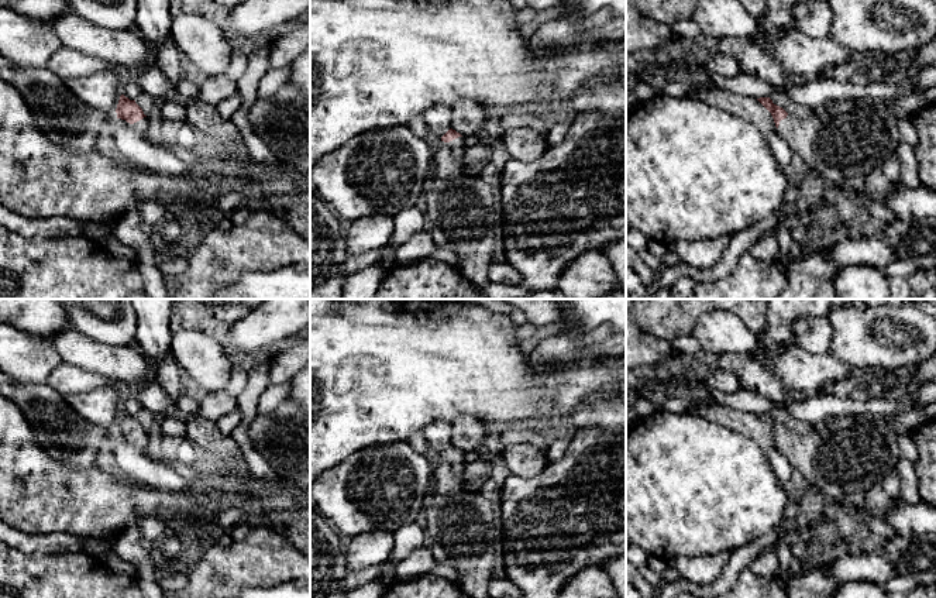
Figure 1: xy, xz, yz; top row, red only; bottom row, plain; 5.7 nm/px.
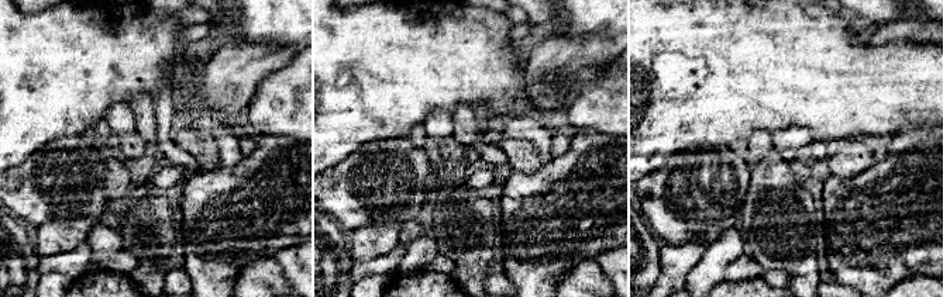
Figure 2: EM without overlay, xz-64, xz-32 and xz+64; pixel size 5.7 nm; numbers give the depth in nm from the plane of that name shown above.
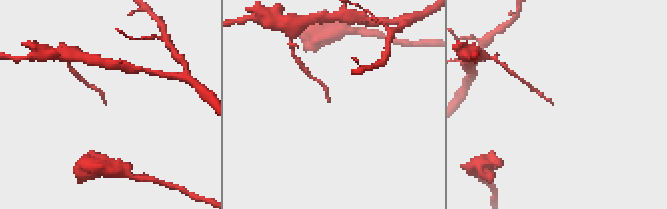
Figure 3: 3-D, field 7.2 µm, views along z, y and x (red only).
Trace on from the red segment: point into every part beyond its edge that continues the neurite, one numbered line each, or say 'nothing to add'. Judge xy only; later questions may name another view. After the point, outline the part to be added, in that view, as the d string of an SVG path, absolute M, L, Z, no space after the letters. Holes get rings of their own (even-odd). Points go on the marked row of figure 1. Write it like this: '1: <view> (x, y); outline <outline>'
1: xy (140, 127); outline M144 117L142 120L130 126L140 137L145 137L147 130L148 130L148 117Z

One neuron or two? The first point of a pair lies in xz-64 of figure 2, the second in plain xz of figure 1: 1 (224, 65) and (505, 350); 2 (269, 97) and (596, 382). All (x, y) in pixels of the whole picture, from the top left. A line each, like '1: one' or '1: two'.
1: two
2: two

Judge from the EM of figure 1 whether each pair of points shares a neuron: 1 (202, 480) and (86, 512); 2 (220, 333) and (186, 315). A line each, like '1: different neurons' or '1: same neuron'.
1: different neurons
2: same neuron

